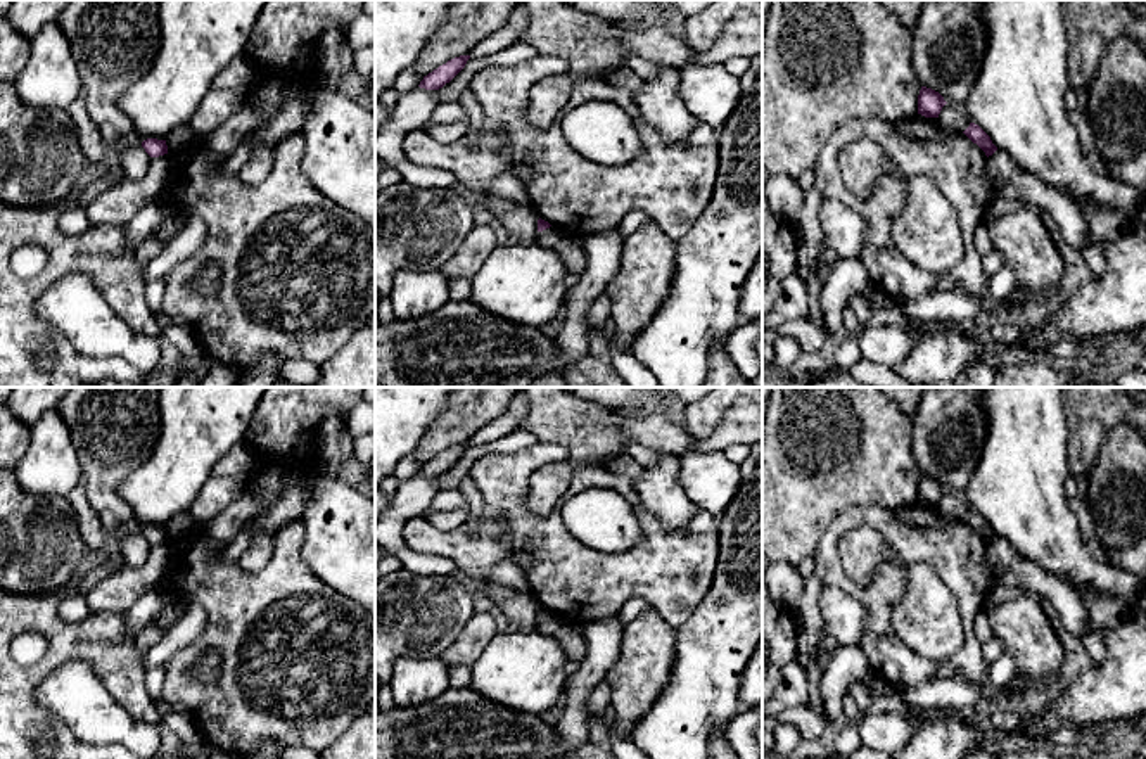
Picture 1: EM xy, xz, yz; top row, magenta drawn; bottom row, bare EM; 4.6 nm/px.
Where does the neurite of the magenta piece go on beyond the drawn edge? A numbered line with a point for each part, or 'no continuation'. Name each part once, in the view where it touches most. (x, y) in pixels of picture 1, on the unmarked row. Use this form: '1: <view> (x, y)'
no continuation

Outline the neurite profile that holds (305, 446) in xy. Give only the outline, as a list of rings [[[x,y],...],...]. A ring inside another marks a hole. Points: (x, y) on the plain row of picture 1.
[[[306,431],[299,436],[292,456],[294,458],[306,458],[315,451],[316,436],[311,431]]]

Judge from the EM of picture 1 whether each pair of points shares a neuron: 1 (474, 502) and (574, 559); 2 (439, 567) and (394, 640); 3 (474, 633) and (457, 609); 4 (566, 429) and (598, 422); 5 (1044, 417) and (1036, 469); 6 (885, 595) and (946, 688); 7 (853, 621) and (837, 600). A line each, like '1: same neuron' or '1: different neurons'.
1: different neurons
2: different neurons
3: different neurons
4: same neuron
5: same neuron
6: different neurons
7: same neuron

